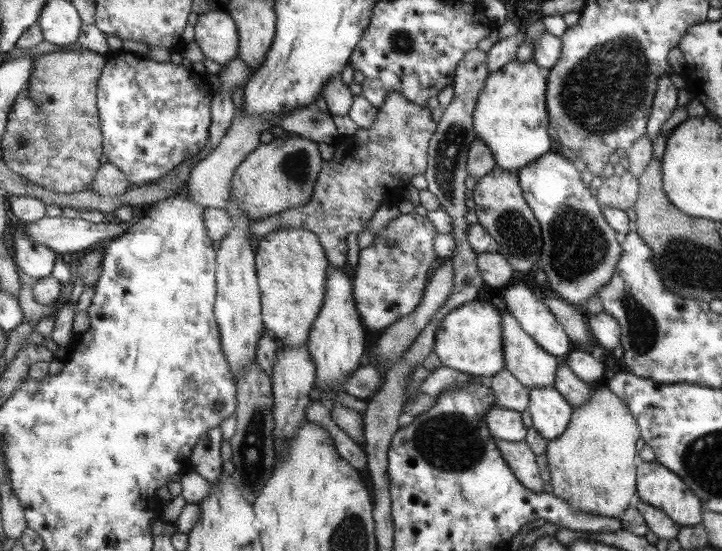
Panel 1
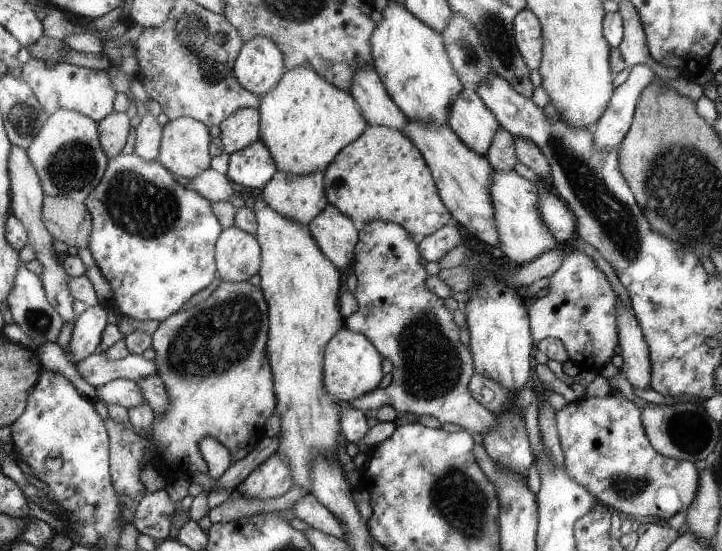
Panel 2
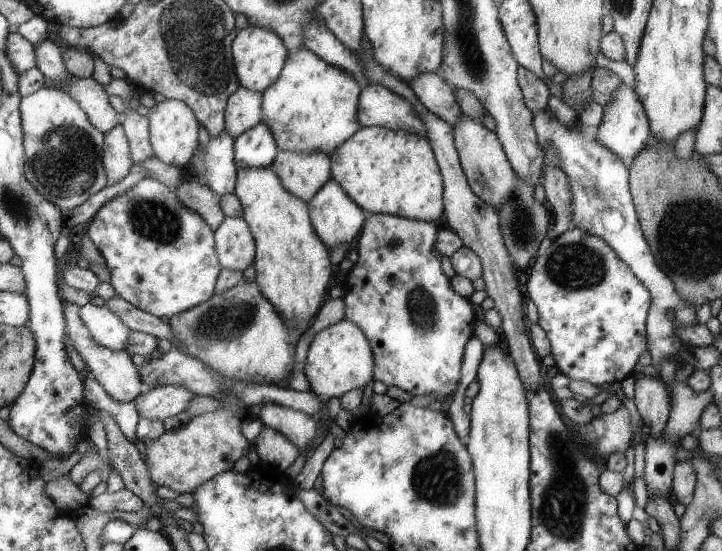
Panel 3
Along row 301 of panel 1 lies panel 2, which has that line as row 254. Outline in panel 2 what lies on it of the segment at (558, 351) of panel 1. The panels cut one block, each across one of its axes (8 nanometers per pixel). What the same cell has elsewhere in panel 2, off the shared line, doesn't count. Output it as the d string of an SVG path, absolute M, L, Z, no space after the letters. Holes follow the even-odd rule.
M494 171L490 177L490 200L493 203L498 244L503 255L521 265L534 261L541 254L558 246L538 212L538 191L533 183L511 171Z

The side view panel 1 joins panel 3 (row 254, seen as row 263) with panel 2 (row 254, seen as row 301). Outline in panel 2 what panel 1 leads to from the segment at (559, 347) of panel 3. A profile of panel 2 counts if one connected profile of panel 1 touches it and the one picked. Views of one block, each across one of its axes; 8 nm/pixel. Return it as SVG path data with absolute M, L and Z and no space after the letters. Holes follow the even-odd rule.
M566 252L565 253L565 258L563 260L563 264L561 264L560 268L551 276L549 276L549 284L547 284L547 294L545 294L545 296L543 296L543 298L539 298L539 299L534 299L535 302L533 302L532 305L528 306L528 310L530 311L530 326L531 326L531 335L534 338L534 342L537 344L537 342L541 342L542 338L545 337L553 337L557 340L560 340L561 343L563 343L563 347L565 347L565 351L567 351L567 356L569 357L569 361L571 361L571 363L573 363L574 365L577 365L577 367L579 367L579 371L594 371L594 372L599 372L599 368L601 368L601 366L605 366L605 364L607 364L607 362L609 362L609 360L611 359L611 356L613 356L613 350L615 350L615 346L617 346L617 334L618 334L618 322L616 322L616 317L617 315L617 296L615 296L615 294L613 294L613 290L611 290L611 286L609 286L609 282L607 282L607 278L605 278L605 276L603 276L603 272L601 272L601 270L599 270L599 268L597 268L597 266L595 266L595 264L593 264L593 260L591 260L591 258L589 258L589 256L583 256L583 254L579 254L579 252L571 252L571 254L569 254L569 256L566 256Z

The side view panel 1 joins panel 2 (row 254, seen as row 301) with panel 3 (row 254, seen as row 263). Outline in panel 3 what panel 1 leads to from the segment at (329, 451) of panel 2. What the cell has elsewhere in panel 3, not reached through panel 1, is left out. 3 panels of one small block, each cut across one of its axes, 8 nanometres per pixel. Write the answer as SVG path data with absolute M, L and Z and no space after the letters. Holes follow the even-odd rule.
M269 166L237 169L236 183L232 193L239 200L242 217L249 224L251 234L255 239L254 270L256 275L254 282L262 291L263 298L267 298L267 302L282 315L287 328L291 328L291 330L295 328L303 333L308 328L305 320L317 312L319 304L323 302L325 292L328 292L327 284L331 280L332 265L329 264L327 250L323 246L322 239L315 234L307 203L303 202L303 199L295 198L295 195L283 186L282 179Z

